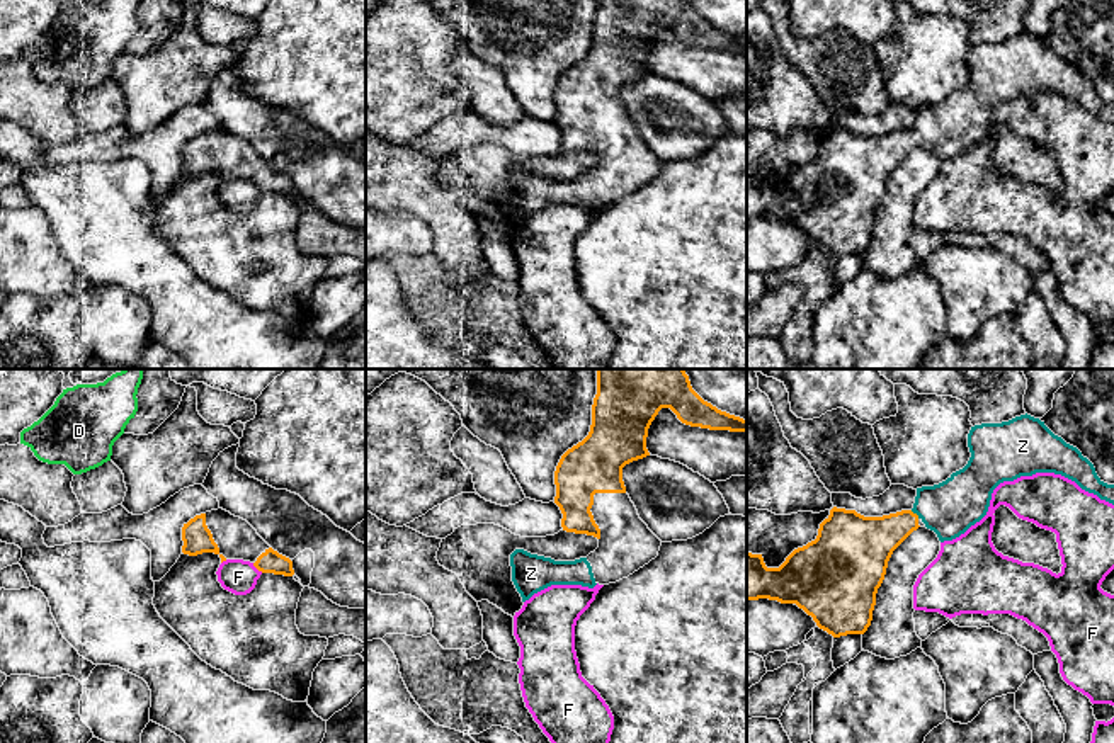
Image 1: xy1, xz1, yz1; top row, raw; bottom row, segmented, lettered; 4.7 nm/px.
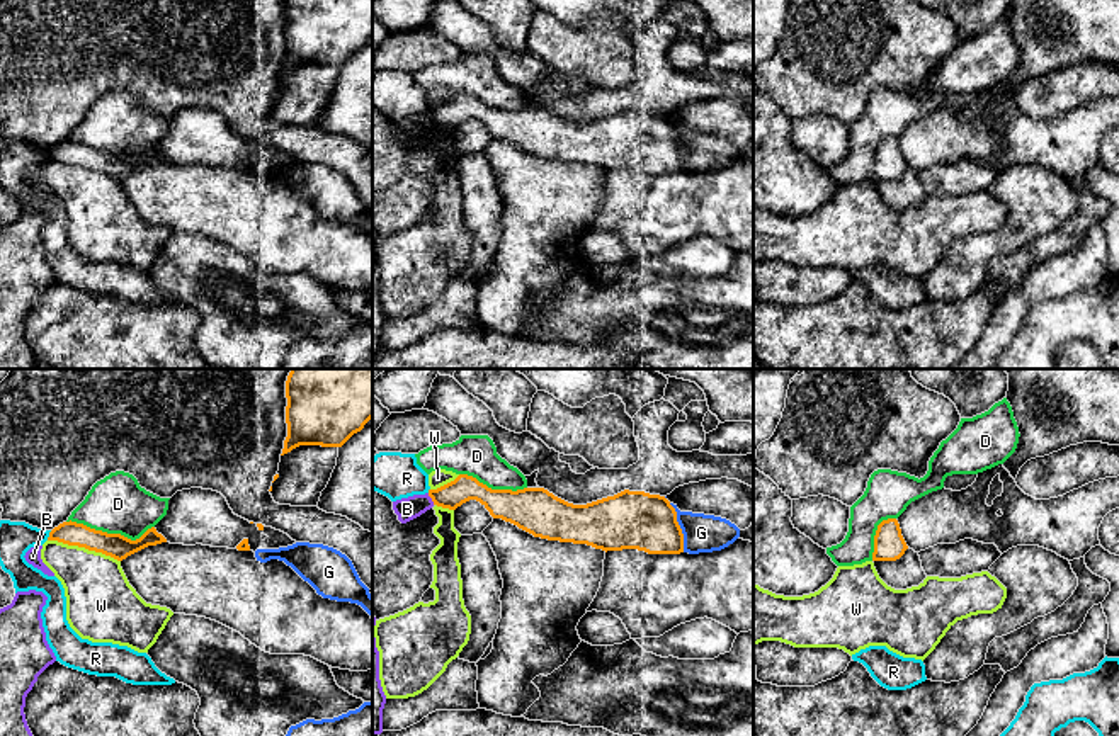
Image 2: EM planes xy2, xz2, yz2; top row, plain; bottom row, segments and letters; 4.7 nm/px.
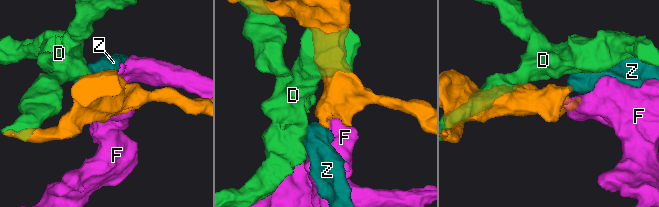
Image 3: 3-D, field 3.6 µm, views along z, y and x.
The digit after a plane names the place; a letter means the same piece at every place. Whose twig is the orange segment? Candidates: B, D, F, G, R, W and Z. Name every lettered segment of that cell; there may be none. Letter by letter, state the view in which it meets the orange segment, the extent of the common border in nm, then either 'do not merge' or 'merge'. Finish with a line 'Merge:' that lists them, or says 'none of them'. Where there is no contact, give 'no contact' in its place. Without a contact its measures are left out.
B: contact in xz2; length 70 nm; do not merge
D: contact in xy2; length 420 nm; do not merge
F: contact in xy1; length 70 nm; do not merge
G: contact in xz2; length 240 nm; do not merge
R: contact in xy2; length 50 nm; do not merge
W: contact in xy2; length 360 nm; do not merge
Z: contact in yz1; length 60 nm; merge
Merge: Z

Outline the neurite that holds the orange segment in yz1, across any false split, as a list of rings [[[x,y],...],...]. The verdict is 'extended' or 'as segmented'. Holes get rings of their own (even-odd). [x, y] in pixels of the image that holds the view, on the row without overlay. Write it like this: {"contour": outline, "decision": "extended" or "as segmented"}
{"contour": [[[1027,32],[1002,43],[971,46],[968,66],[971,71],[968,83],[939,104],[917,107],[912,129],[864,136],[855,129],[833,126],[820,143],[816,158],[794,168],[779,187],[767,187],[762,173],[747,172],[747,219],[796,223],[833,257],[864,253],[872,240],[876,213],[884,199],[888,180],[893,170],[920,146],[920,139],[937,153],[941,162],[952,160],[986,134],[992,112],[1000,102],[1036,92],[1061,94],[1114,124],[1114,104],[1104,102],[1077,66]]], "decision": "extended"}

